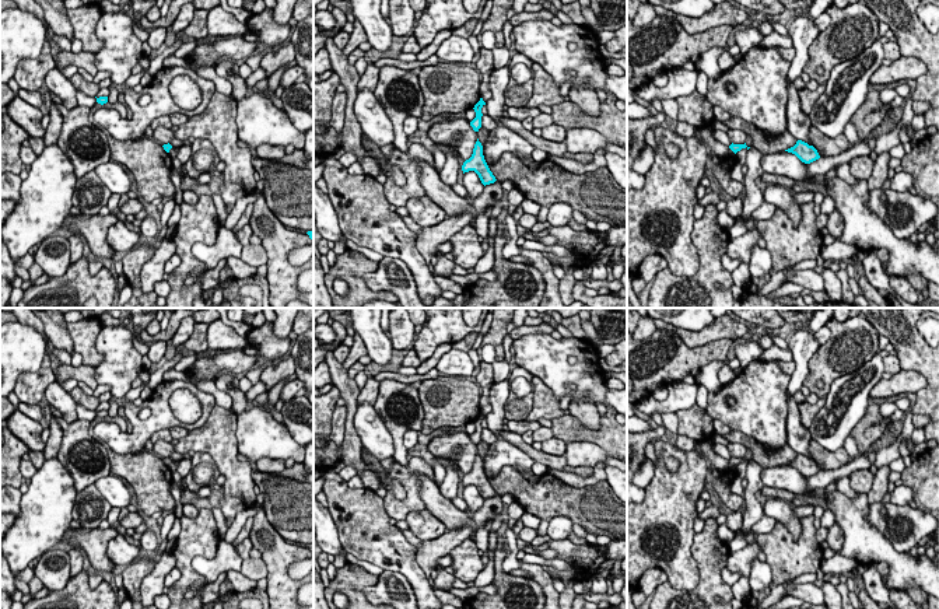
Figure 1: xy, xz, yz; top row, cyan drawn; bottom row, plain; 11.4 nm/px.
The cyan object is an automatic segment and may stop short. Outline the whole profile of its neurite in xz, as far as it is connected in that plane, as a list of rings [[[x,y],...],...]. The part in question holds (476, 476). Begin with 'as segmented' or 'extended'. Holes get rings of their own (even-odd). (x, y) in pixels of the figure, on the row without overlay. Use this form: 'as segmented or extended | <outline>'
as segmented | [[[479,452],[474,458],[472,470],[463,476],[462,484],[463,484],[463,487],[469,486],[469,484],[474,484],[479,489],[479,491],[484,500],[494,497],[497,494],[484,473],[483,459],[479,455]]]

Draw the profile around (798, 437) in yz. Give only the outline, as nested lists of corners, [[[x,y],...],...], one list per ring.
[[[786,391],[786,441],[788,445],[796,452],[813,459],[809,454],[809,444],[812,435],[800,421],[798,402]]]

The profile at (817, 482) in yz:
[[[863,454],[855,456],[851,462],[834,470],[820,470],[819,473],[807,477],[807,491],[824,490],[830,483],[838,477],[849,476],[855,470],[869,469],[869,458]]]

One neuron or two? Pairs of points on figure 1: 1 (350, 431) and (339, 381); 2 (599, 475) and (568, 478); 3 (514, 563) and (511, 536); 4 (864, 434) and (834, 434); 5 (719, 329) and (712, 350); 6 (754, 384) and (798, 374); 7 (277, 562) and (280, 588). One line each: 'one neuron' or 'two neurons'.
1: one neuron
2: one neuron
3: one neuron
4: two neurons
5: two neurons
6: two neurons
7: one neuron

